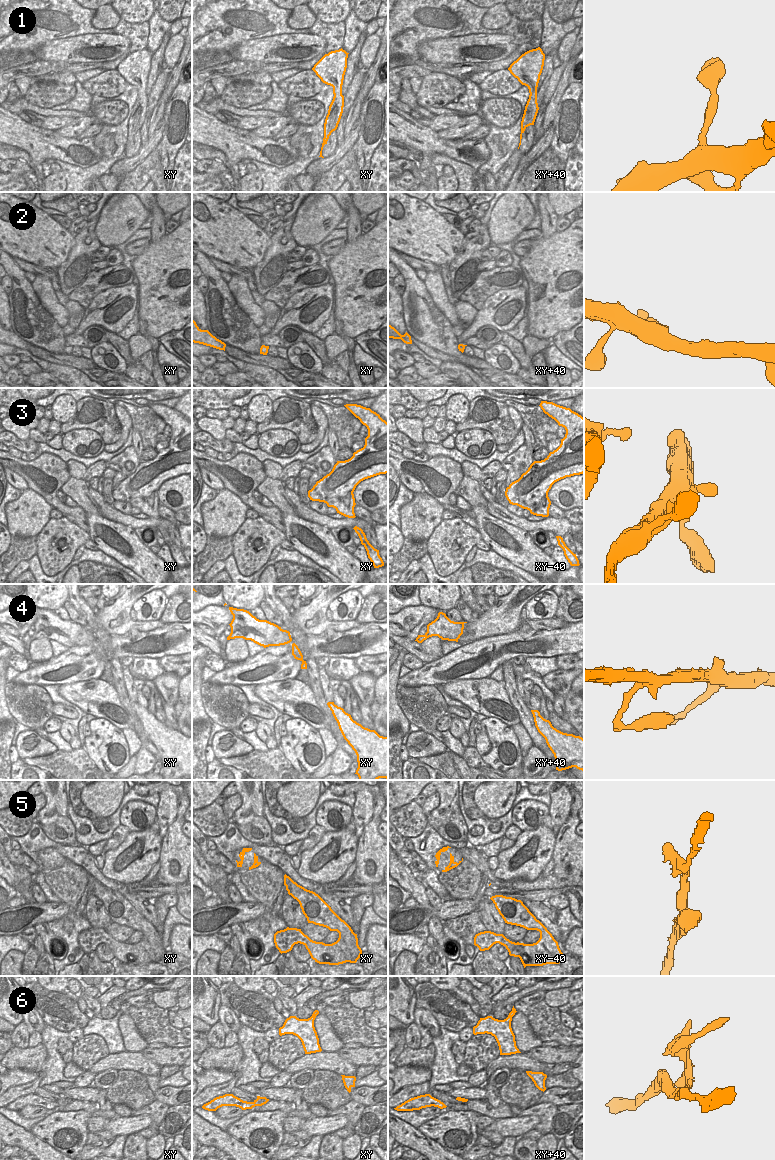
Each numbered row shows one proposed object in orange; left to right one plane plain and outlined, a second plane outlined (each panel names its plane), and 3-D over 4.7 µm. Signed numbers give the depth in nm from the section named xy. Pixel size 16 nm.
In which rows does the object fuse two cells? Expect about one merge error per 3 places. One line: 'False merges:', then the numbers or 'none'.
False merges: none

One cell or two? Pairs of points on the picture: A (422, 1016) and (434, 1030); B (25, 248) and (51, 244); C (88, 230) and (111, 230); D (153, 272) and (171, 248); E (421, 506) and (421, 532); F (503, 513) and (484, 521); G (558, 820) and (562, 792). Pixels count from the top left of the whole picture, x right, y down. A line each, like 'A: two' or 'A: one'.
A: one
B: one
C: two
D: one
E: one
F: two
G: one

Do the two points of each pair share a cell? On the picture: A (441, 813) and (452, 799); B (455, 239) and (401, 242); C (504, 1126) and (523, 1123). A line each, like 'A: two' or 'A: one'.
A: one
B: one
C: one

